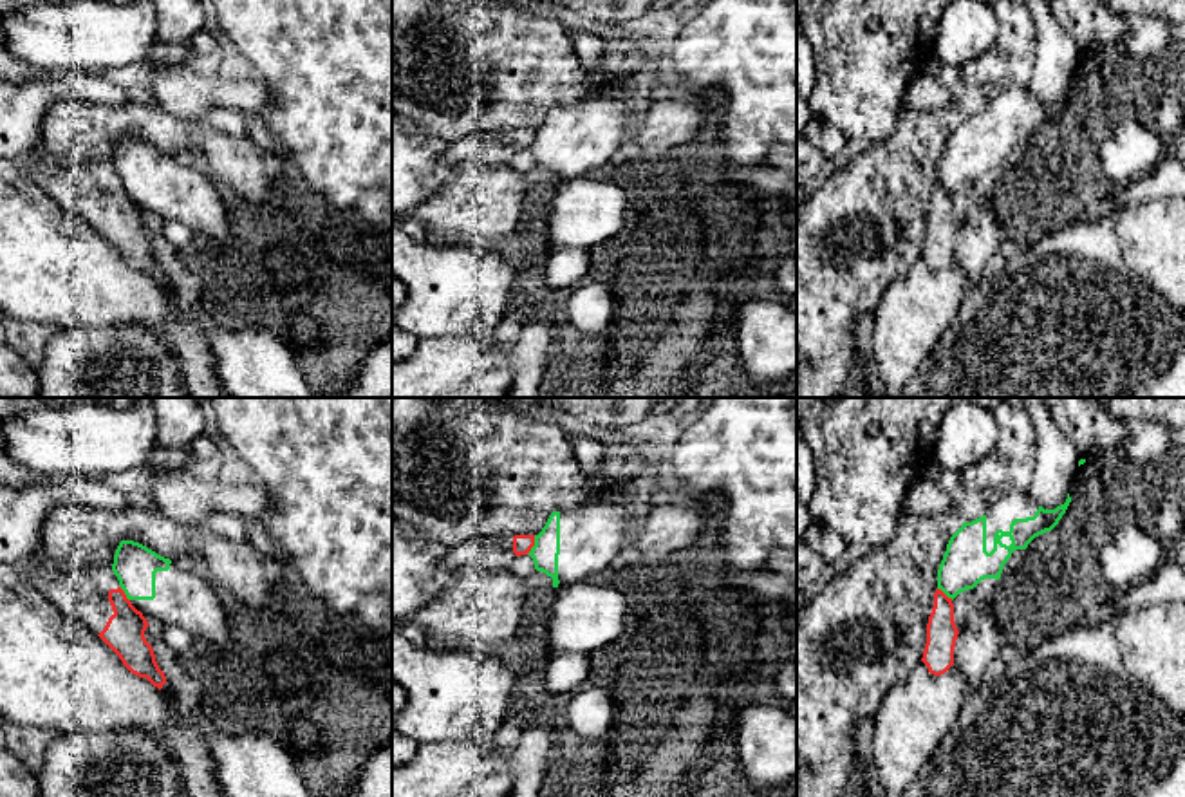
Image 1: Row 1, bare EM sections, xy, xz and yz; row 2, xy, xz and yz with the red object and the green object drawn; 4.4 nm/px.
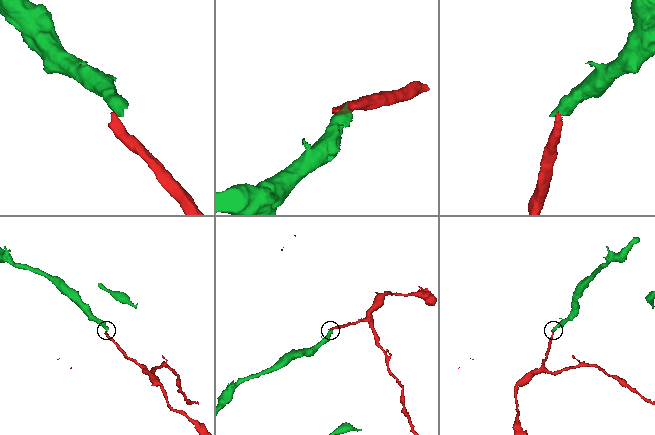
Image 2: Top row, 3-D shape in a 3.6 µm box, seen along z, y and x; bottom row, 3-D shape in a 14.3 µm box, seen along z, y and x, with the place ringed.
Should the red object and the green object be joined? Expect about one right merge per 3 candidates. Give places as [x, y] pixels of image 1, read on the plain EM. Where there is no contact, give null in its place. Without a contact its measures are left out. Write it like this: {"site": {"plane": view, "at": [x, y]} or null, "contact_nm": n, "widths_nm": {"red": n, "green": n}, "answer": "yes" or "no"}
{"site": {"plane": "xz", "at": [533, 140]}, "contact_nm": 100, "widths_nm": {"red": 90, "green": 120}, "answer": "no"}

